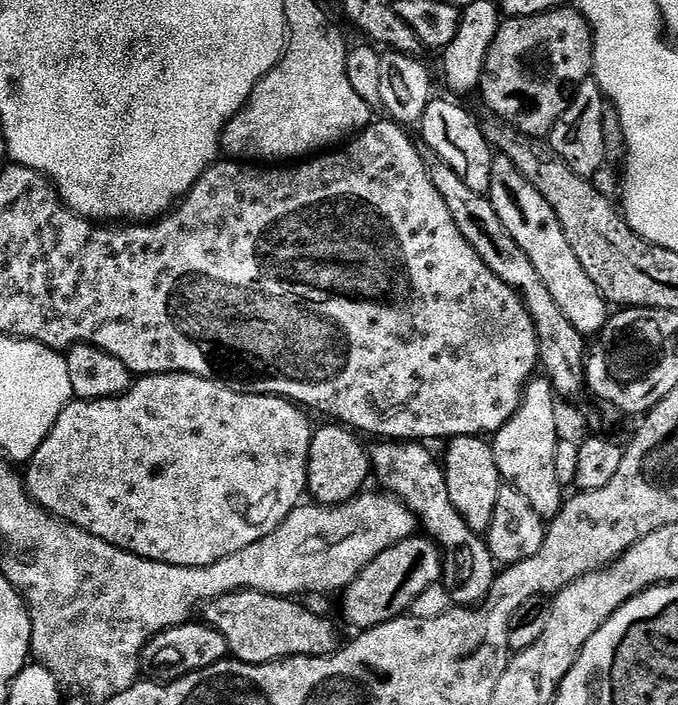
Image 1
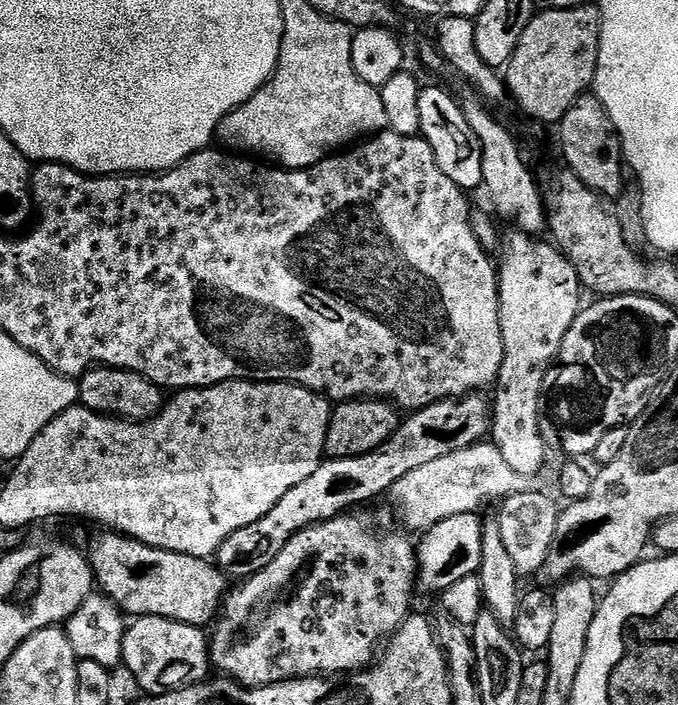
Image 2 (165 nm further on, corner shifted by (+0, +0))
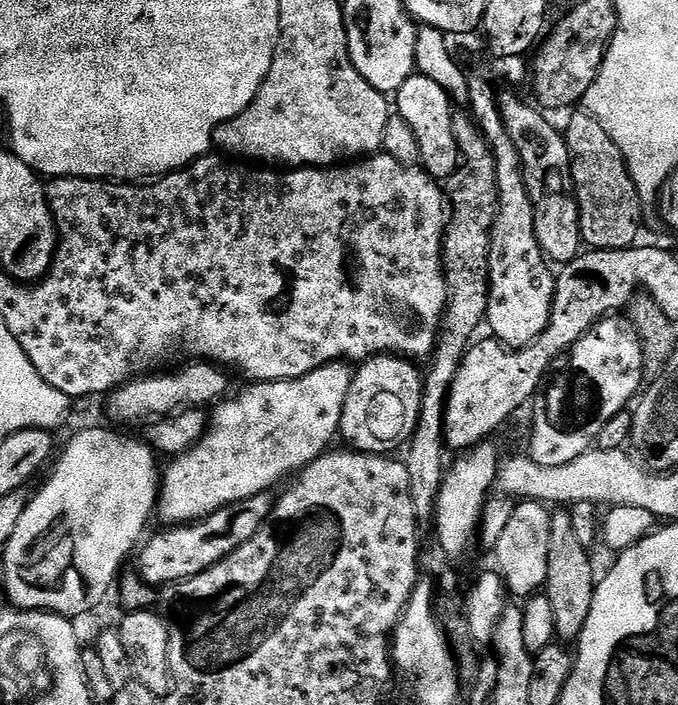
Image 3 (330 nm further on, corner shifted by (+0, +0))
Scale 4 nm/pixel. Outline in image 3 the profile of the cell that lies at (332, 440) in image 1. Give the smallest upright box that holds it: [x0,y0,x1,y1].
[338,354,424,454]

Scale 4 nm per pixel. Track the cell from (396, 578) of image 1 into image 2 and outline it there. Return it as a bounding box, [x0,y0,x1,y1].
[415,512,485,594]

